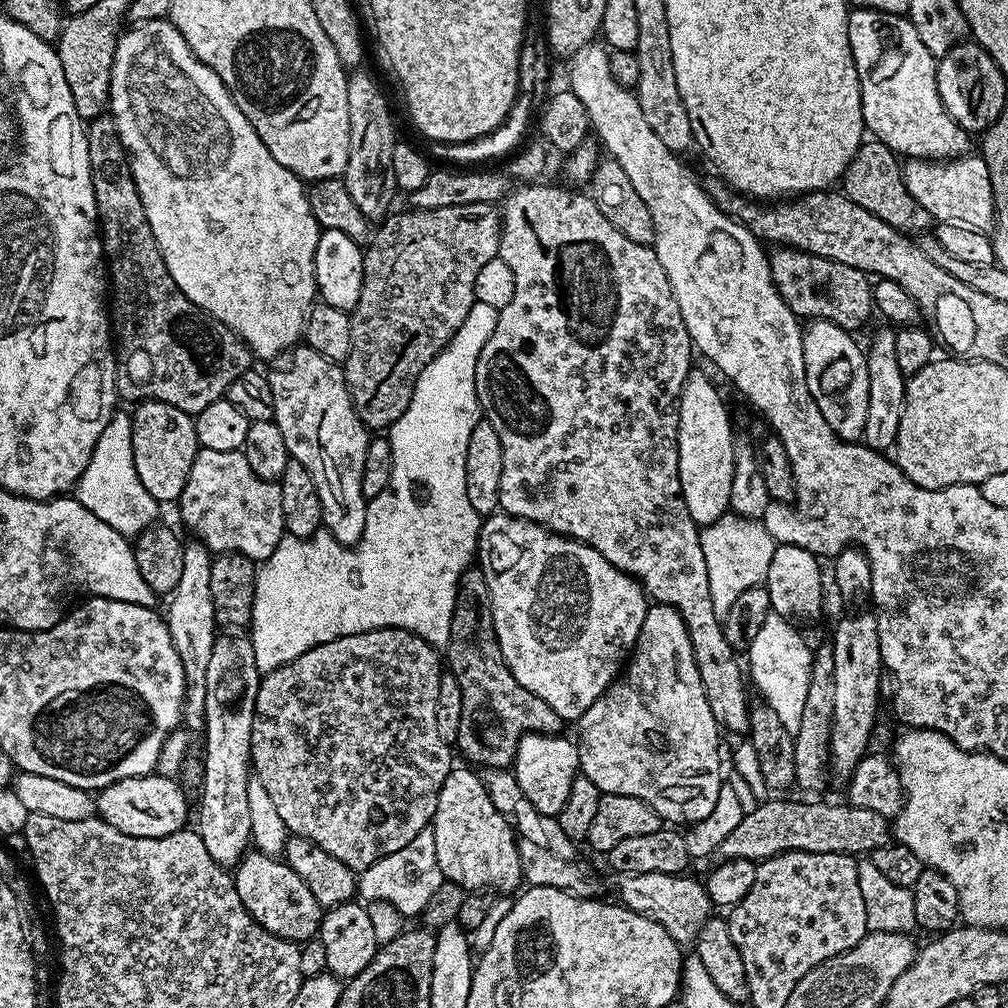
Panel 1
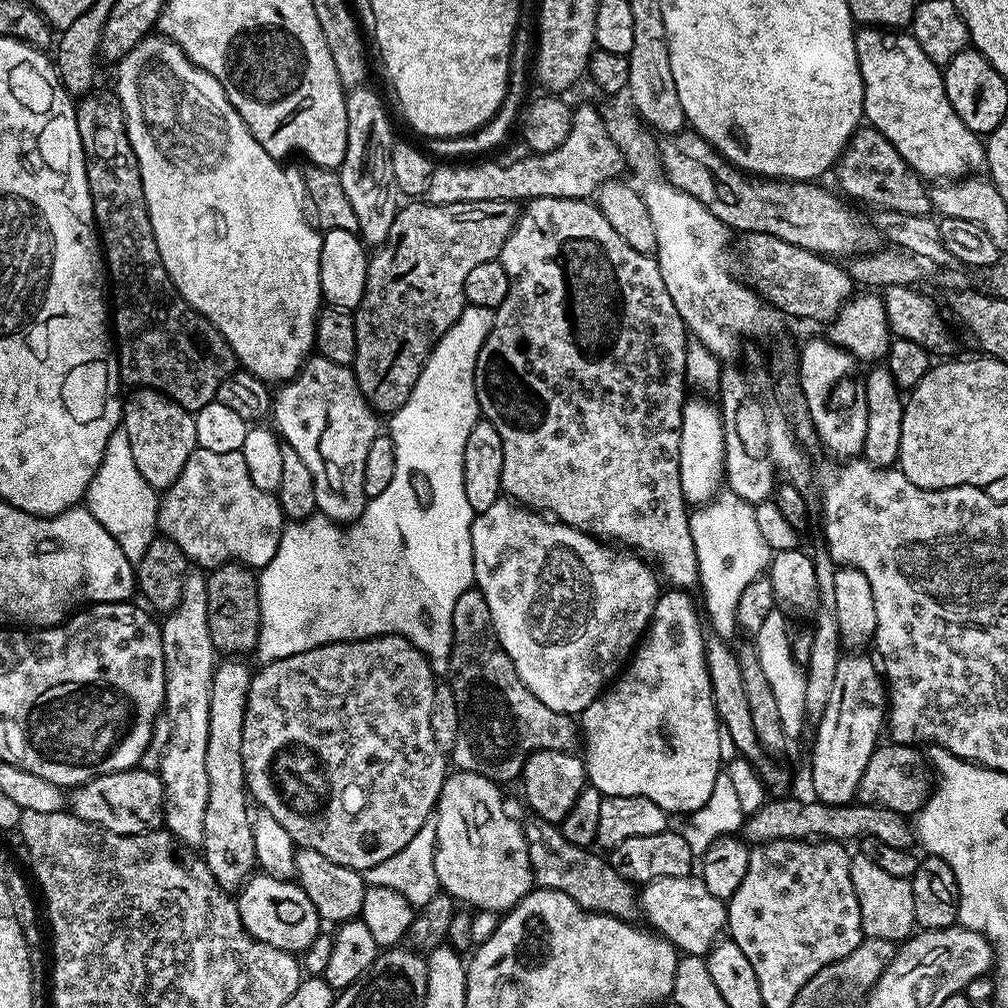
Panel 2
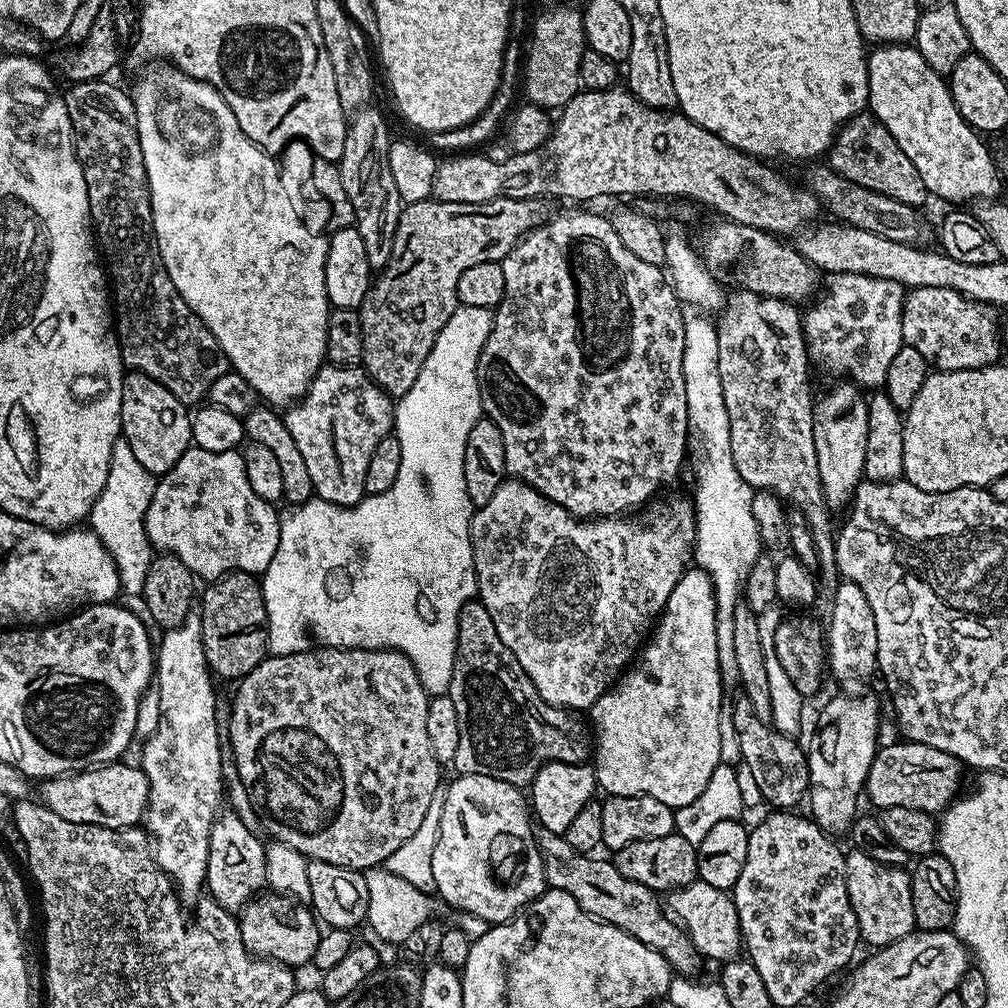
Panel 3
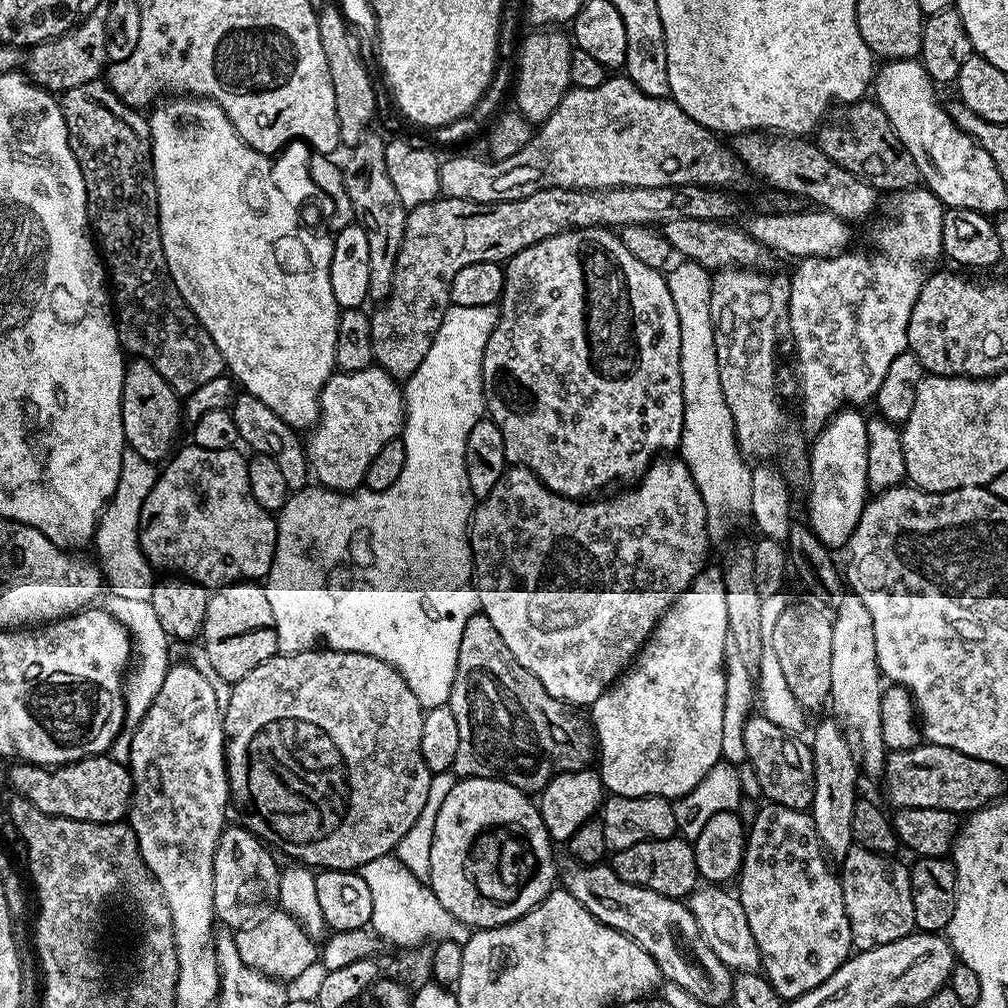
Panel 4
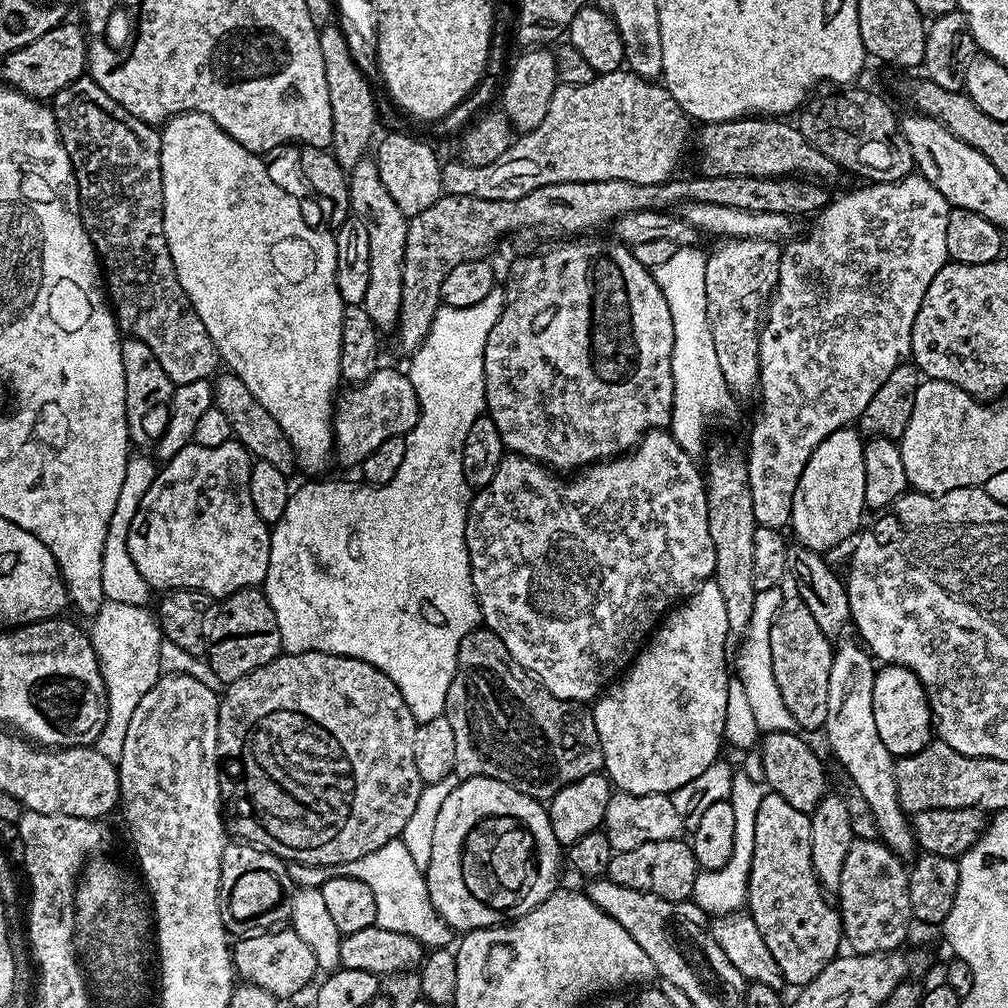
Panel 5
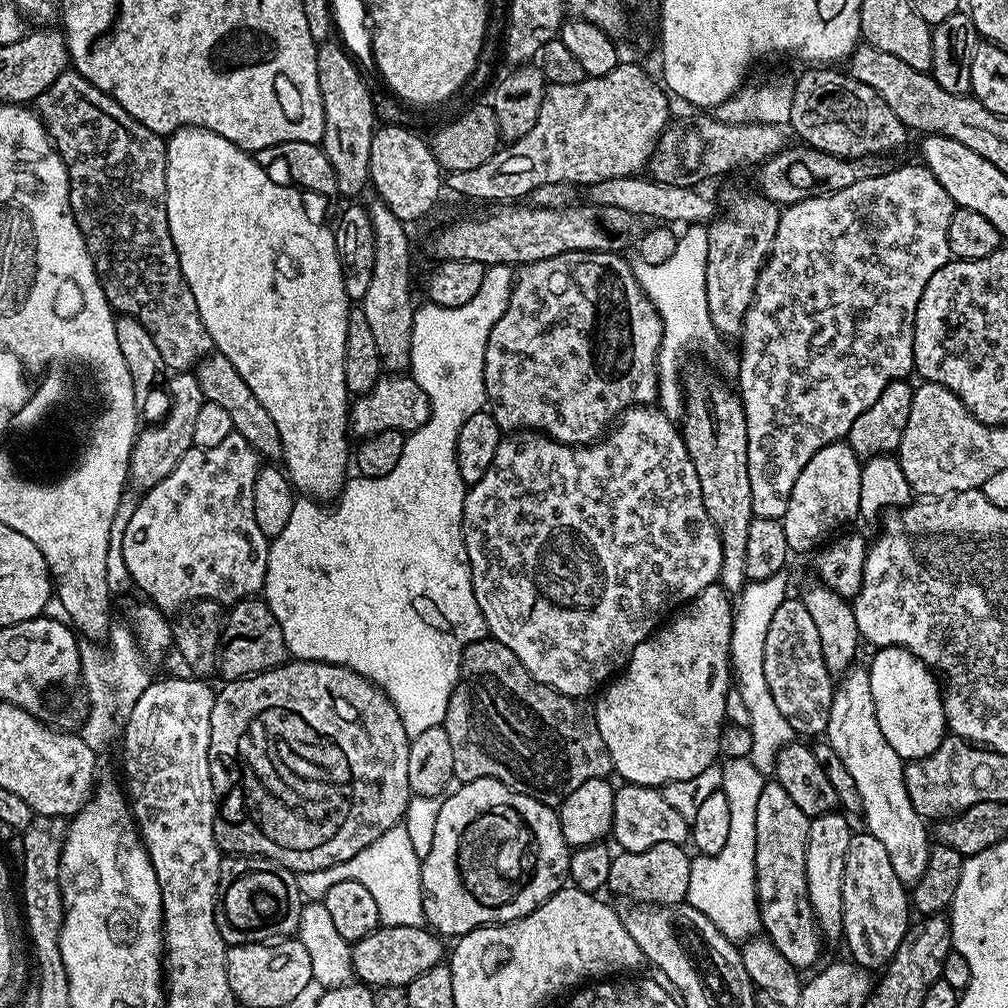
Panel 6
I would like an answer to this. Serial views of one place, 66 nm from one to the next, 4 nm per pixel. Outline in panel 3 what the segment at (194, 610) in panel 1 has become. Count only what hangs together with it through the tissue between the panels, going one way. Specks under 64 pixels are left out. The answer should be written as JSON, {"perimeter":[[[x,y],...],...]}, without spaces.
{"perimeter":[[[193,614],[187,616],[177,628],[167,629],[163,633],[164,636],[159,637],[158,653],[156,657],[156,667],[154,669],[154,685],[158,688],[161,694],[161,718],[160,725],[152,736],[147,737],[143,741],[142,749],[144,753],[143,770],[148,779],[150,786],[150,794],[148,795],[148,811],[146,813],[146,832],[150,837],[151,843],[154,845],[154,859],[156,865],[169,876],[176,885],[176,891],[181,901],[196,902],[201,899],[202,889],[205,887],[208,879],[208,855],[210,854],[210,830],[212,823],[215,822],[220,808],[220,795],[224,792],[224,772],[220,769],[220,736],[222,740],[222,728],[216,725],[216,692],[212,689],[212,680],[214,681],[213,673],[206,662],[206,654],[202,646],[202,626],[200,625],[199,615]]]}

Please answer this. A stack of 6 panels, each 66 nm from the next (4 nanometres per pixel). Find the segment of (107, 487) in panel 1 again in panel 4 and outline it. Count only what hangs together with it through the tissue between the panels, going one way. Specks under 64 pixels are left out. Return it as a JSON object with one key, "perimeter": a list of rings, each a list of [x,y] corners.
{"perimeter":[[[125,447],[118,486],[96,521],[95,559],[107,591],[119,597],[143,602],[151,601],[152,598],[154,569],[140,549],[140,515],[146,502],[146,494],[154,490],[157,475],[158,468],[153,461],[142,458],[142,454],[138,454],[133,448]]]}

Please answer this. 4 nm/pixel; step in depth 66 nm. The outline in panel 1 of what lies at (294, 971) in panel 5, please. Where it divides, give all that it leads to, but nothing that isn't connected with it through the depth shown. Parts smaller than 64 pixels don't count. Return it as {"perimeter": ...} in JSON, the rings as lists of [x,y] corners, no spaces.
{"perimeter":[[[249,850],[236,865],[234,879],[238,898],[242,898],[242,906],[246,906],[246,910],[254,918],[254,922],[258,922],[258,926],[262,926],[271,936],[277,936],[283,940],[307,942],[319,933],[322,919],[320,904],[314,898],[314,894],[310,894],[306,882],[302,882],[302,878],[298,878],[298,874],[294,874],[294,870],[283,859]]]}

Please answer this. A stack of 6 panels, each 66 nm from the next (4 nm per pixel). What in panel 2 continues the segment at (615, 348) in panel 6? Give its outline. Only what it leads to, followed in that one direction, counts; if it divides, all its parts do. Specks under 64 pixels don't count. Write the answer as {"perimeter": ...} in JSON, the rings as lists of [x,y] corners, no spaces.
{"perimeter":[[[549,196],[529,200],[523,205],[498,259],[506,270],[508,289],[506,298],[494,309],[494,326],[478,354],[476,397],[480,403],[481,417],[491,422],[502,438],[504,457],[501,493],[525,508],[547,514],[561,524],[568,524],[571,528],[589,533],[601,541],[623,546],[655,562],[659,575],[665,581],[668,579],[673,589],[695,589],[699,581],[699,564],[695,556],[694,540],[690,538],[690,508],[682,494],[680,481],[680,427],[686,403],[684,371],[690,336],[685,329],[684,319],[678,314],[678,306],[674,306],[674,298],[670,298],[670,290],[666,290],[666,282],[662,282],[662,274],[655,259],[646,254],[638,254],[634,246],[626,246],[626,242],[622,242],[622,238],[614,234],[614,226],[610,226],[610,222],[602,218],[595,203],[587,199],[567,200]]]}

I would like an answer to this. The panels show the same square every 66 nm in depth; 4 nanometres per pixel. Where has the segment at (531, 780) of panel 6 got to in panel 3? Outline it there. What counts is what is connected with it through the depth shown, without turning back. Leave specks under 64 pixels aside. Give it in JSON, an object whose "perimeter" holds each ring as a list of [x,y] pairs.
{"perimeter":[[[476,598],[464,604],[458,614],[454,674],[446,695],[454,702],[454,710],[458,713],[458,754],[454,754],[452,764],[459,775],[489,776],[523,789],[531,785],[543,764],[583,764],[589,759],[590,732],[586,724],[584,729],[575,711],[559,708],[542,699],[526,670],[522,670],[518,658],[514,658],[506,642],[498,638],[490,610],[486,610],[486,606]]]}

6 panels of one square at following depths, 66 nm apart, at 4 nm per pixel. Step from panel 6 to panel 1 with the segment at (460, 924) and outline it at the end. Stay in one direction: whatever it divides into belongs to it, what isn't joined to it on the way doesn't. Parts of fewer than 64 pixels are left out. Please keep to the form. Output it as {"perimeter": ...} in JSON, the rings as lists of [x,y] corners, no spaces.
{"perimeter":[[[453,767],[446,778],[430,825],[443,879],[453,880],[466,890],[497,888],[500,894],[515,893],[522,884],[515,831],[494,806],[483,779],[477,773],[475,776],[471,767],[463,767]]]}

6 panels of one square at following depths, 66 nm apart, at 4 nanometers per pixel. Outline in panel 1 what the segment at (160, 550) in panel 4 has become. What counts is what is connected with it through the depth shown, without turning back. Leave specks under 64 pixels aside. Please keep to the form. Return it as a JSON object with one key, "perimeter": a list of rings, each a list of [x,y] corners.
{"perimeter":[[[201,448],[194,458],[194,466],[190,466],[190,478],[186,478],[186,486],[180,495],[178,507],[181,522],[192,531],[191,535],[201,540],[213,554],[237,552],[246,554],[246,558],[251,560],[263,562],[270,558],[279,540],[286,534],[279,483],[258,478],[258,474],[250,470],[250,462],[246,462],[243,451],[227,452]]]}

